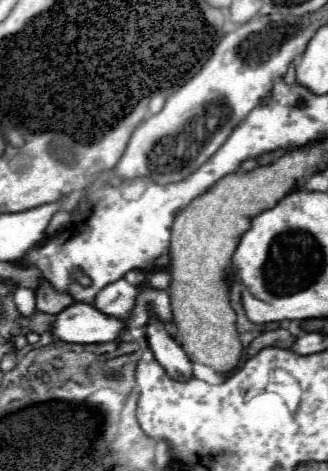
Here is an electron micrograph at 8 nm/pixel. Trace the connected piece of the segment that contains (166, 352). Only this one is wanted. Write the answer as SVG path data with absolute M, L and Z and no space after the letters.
M151 315L147 323L147 343L159 361L159 365L173 377L173 379L189 379L191 377L191 361L185 355L183 347L167 333L163 321L157 315Z

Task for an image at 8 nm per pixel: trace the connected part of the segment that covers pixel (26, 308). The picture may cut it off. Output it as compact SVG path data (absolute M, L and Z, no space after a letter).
M19 287L13 295L17 311L21 317L33 317L35 315L35 291Z

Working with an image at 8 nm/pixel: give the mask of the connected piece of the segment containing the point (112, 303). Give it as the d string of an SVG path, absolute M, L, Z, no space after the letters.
M119 279L101 291L93 305L105 315L125 321L133 313L137 295L139 295L139 287L127 283L125 279Z

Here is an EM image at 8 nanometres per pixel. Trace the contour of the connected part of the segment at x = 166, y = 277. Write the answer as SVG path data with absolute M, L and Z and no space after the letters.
M161 269L161 271L153 271L147 275L147 285L153 287L153 289L169 289L169 283L171 283L171 275L167 269Z

